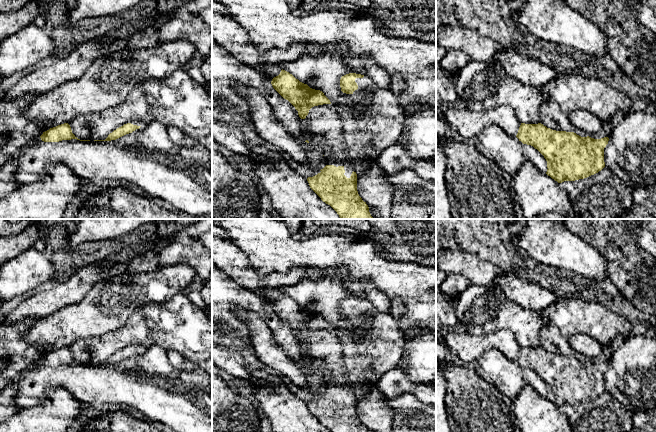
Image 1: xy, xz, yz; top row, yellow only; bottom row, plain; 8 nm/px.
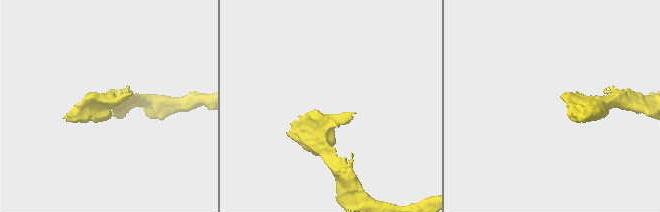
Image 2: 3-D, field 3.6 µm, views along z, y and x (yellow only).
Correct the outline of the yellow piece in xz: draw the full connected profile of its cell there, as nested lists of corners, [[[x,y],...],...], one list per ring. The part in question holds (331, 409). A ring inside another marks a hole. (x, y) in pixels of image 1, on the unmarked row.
[[[327,384],[321,396],[308,401],[310,412],[332,432],[369,432],[357,415],[357,398],[350,384]]]

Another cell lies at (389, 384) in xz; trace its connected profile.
[[[399,363],[383,374],[375,385],[388,399],[411,393],[425,404],[436,405],[436,385],[411,381]]]

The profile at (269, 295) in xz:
[[[260,288],[252,293],[262,298],[266,303],[270,305],[272,305],[274,301],[278,300],[282,294],[280,289],[275,288]]]

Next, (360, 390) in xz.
[[[375,382],[355,383],[350,386],[357,400],[359,400],[367,395],[367,393],[375,386]]]

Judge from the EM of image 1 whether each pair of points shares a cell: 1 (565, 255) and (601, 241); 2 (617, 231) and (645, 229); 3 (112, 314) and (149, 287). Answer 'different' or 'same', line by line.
1: different
2: different
3: same

